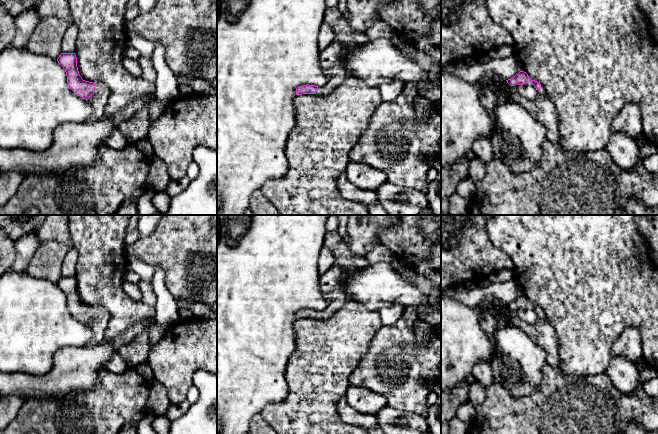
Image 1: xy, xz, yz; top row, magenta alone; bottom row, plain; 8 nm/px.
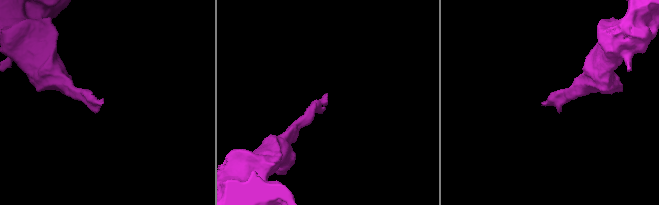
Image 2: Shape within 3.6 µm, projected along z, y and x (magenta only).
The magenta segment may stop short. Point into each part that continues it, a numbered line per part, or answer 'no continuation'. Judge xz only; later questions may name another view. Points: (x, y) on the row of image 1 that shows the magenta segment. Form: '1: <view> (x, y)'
1: xz (331, 60)

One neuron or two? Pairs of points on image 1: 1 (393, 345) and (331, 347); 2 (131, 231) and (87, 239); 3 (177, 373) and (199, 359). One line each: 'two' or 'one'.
1: two
2: two
3: one

